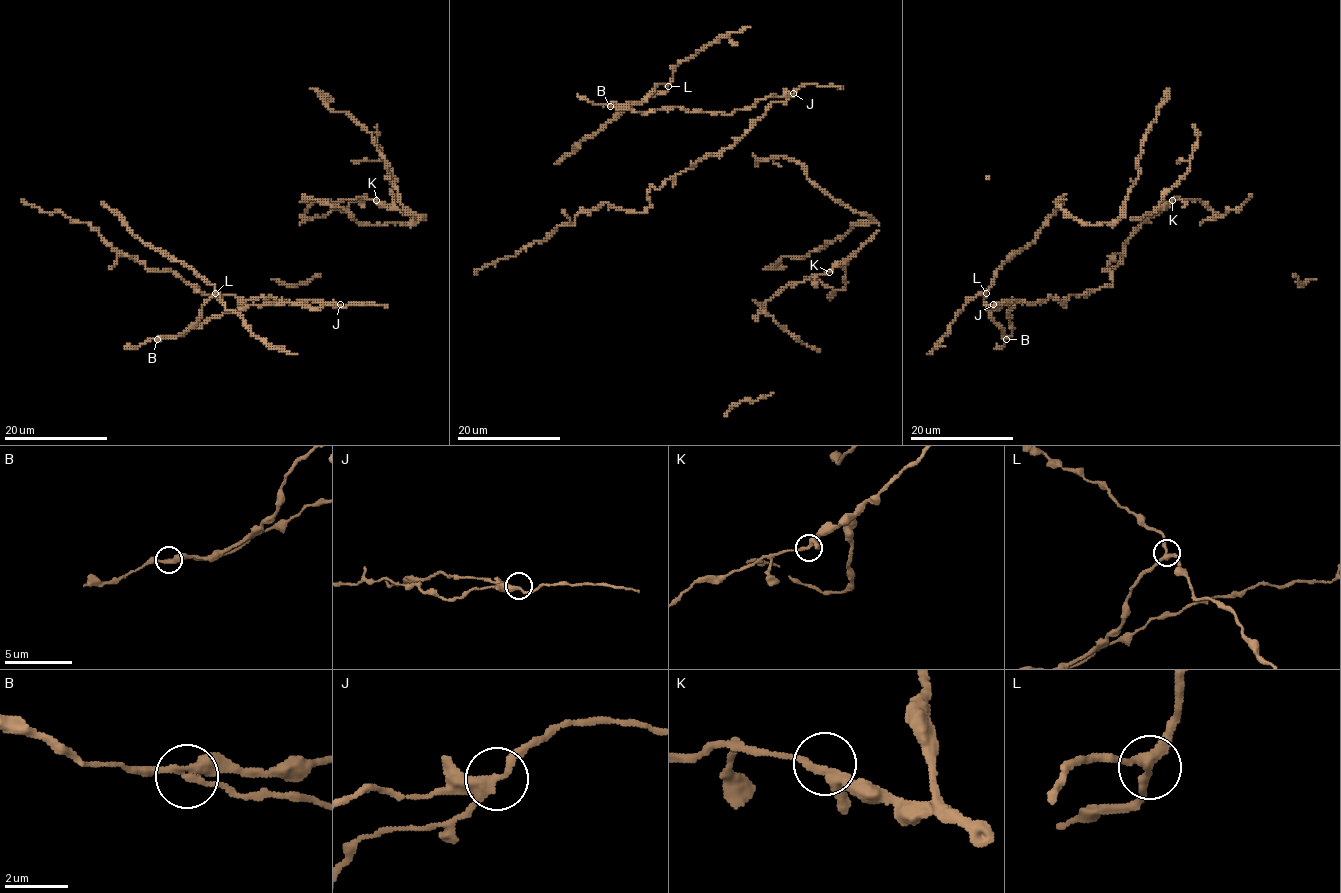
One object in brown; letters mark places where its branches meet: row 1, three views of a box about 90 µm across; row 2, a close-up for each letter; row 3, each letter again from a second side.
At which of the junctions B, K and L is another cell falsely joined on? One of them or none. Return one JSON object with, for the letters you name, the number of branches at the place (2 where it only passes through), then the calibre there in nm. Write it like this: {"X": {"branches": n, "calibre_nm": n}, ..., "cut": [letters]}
{"B": {"branches": 3, "calibre_nm": 280}, "cut": ["B"]}

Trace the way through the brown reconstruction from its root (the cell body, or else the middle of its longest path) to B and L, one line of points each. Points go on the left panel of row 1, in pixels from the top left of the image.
B: (271, 295), (290, 304), (336, 304), (250, 304), (157, 339)
L: (271, 295), (290, 304), (336, 304), (250, 304), (170, 338), (187, 330), (215, 293)

